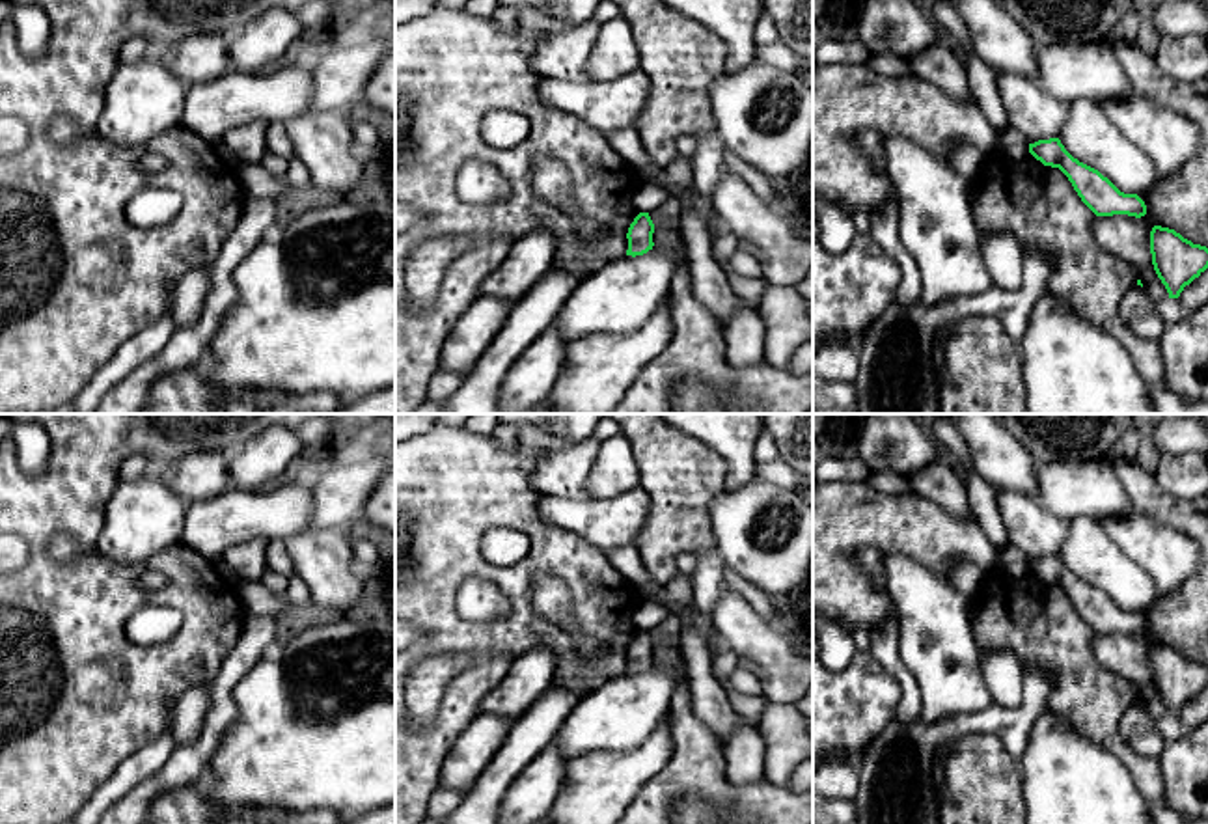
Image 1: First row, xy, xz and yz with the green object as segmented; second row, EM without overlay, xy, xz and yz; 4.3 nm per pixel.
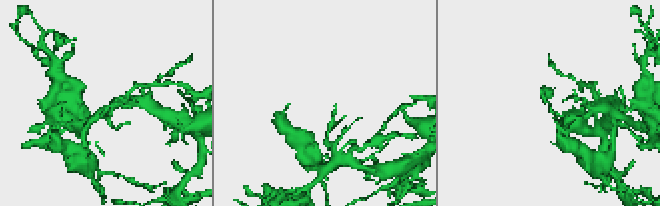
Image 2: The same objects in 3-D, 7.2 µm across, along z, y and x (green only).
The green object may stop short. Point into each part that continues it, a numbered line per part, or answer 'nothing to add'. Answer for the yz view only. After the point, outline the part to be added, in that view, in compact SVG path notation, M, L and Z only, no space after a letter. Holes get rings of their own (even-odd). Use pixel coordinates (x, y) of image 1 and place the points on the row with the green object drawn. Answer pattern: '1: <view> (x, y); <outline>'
nothing to add

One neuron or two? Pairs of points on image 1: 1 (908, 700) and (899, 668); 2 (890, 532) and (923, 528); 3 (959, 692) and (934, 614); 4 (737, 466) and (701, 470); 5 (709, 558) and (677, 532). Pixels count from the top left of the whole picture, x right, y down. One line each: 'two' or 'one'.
1: one
2: one
3: one
4: two
5: two

